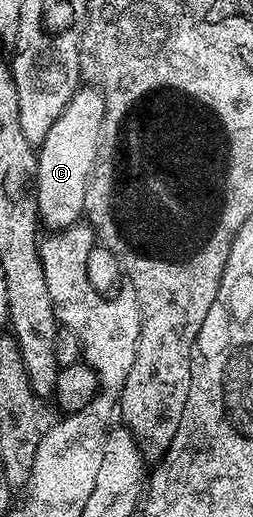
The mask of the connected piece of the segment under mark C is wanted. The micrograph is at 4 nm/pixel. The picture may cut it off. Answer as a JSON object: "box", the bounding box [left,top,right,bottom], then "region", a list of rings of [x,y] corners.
{"box":[37,88,105,231],"region":[[[78,88],[63,108],[59,120],[41,142],[37,155],[37,212],[50,231],[65,230],[82,221],[87,207],[87,184],[101,148],[101,131],[105,124],[105,98],[96,88]]]}

